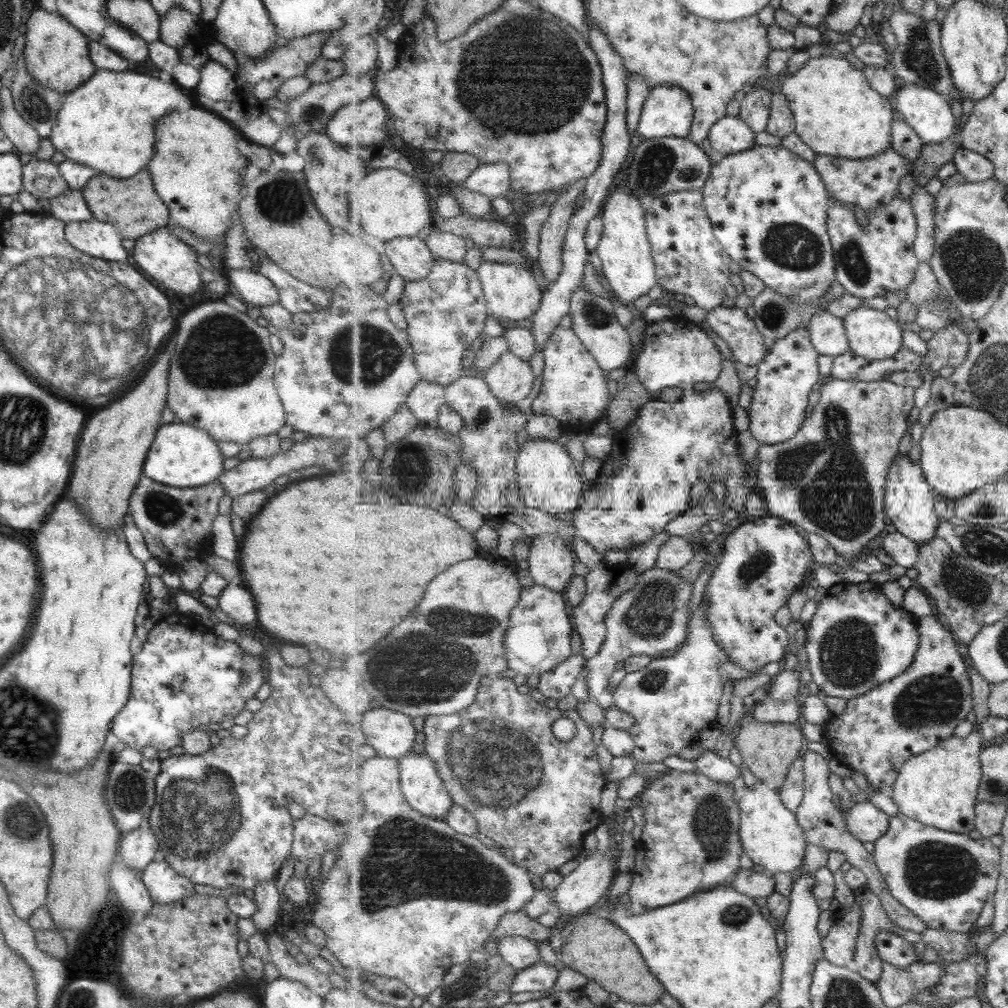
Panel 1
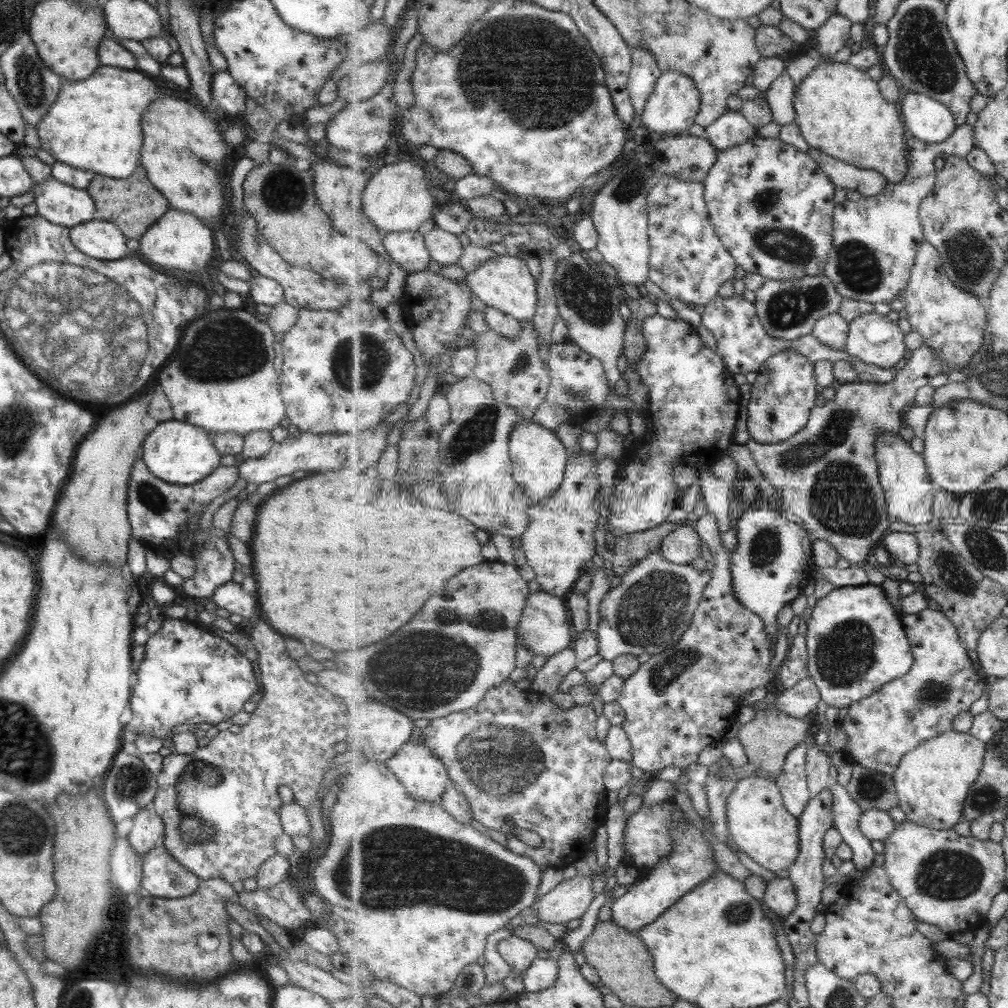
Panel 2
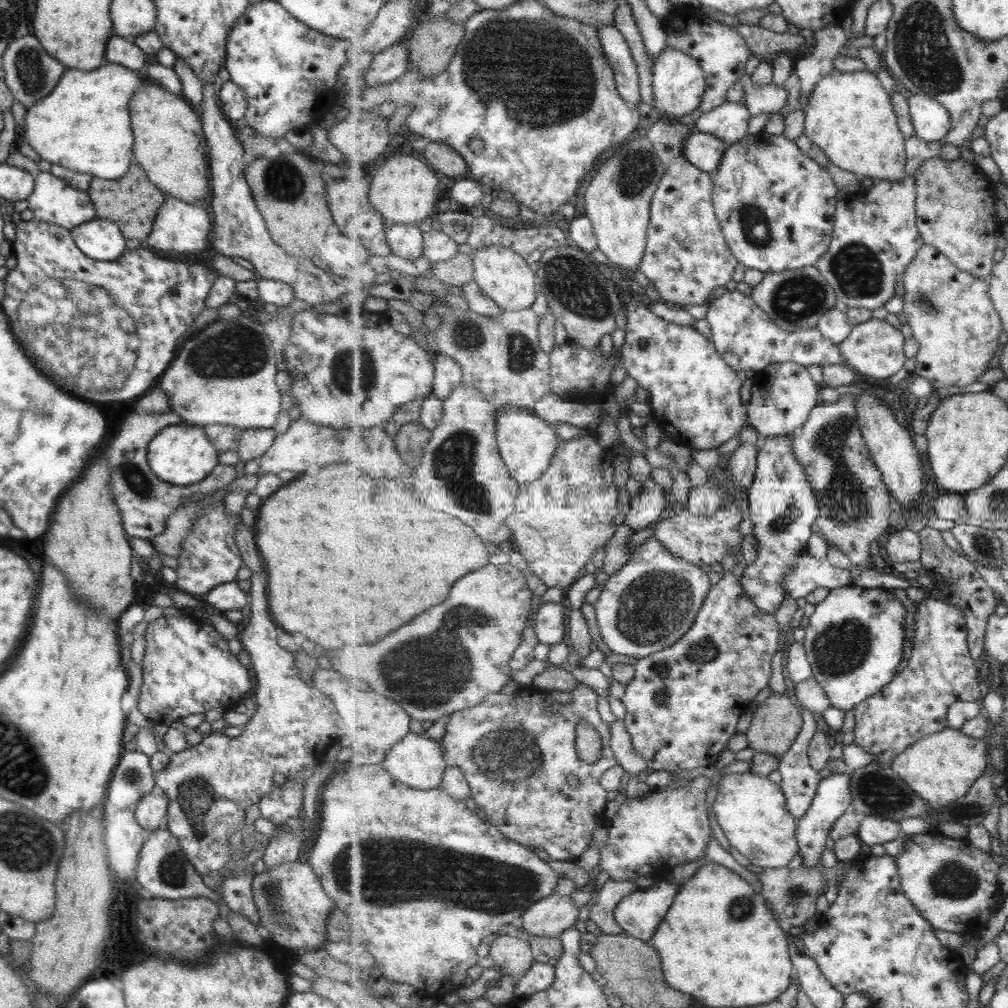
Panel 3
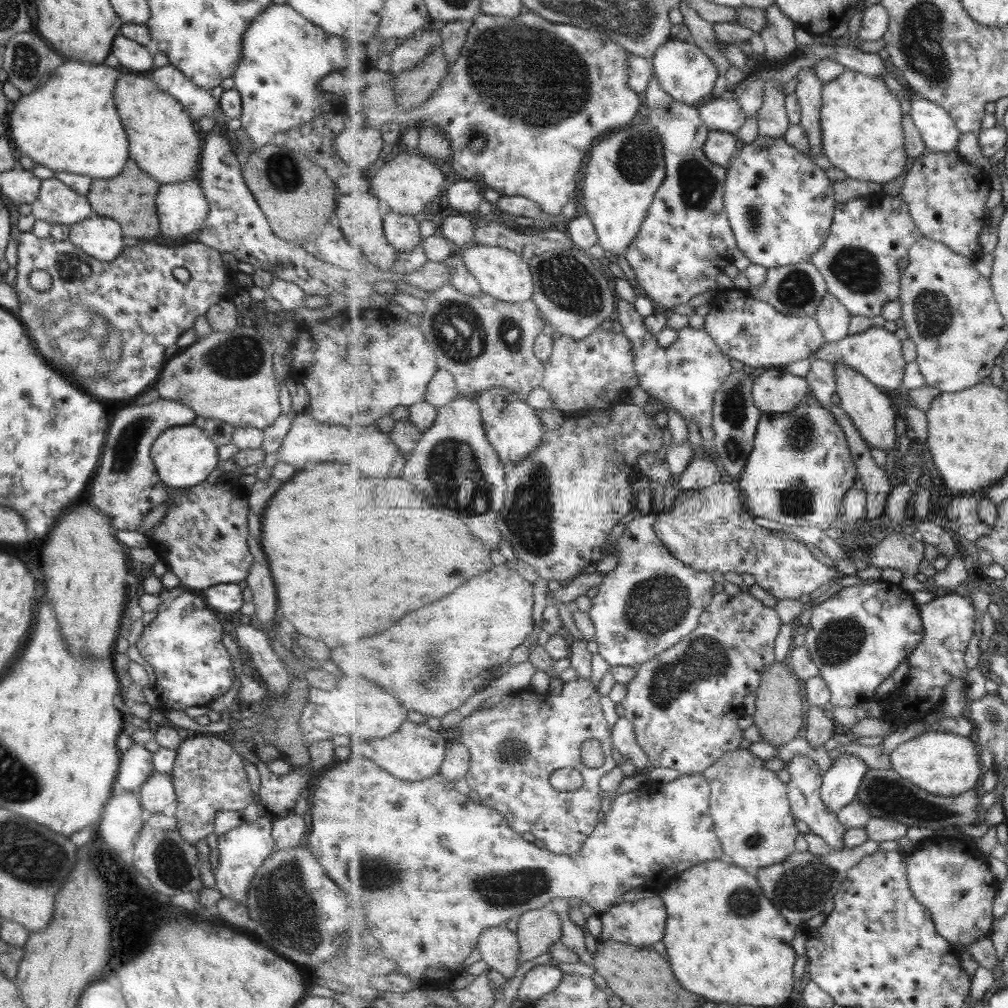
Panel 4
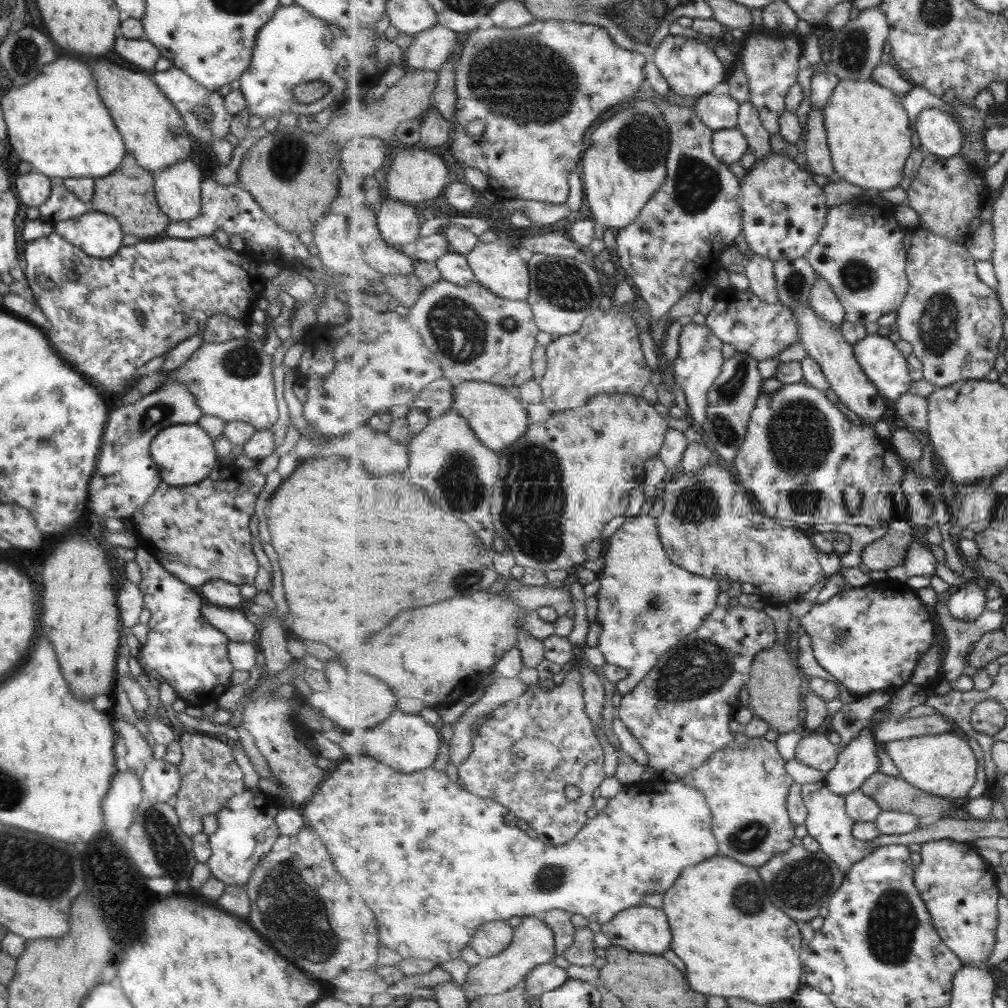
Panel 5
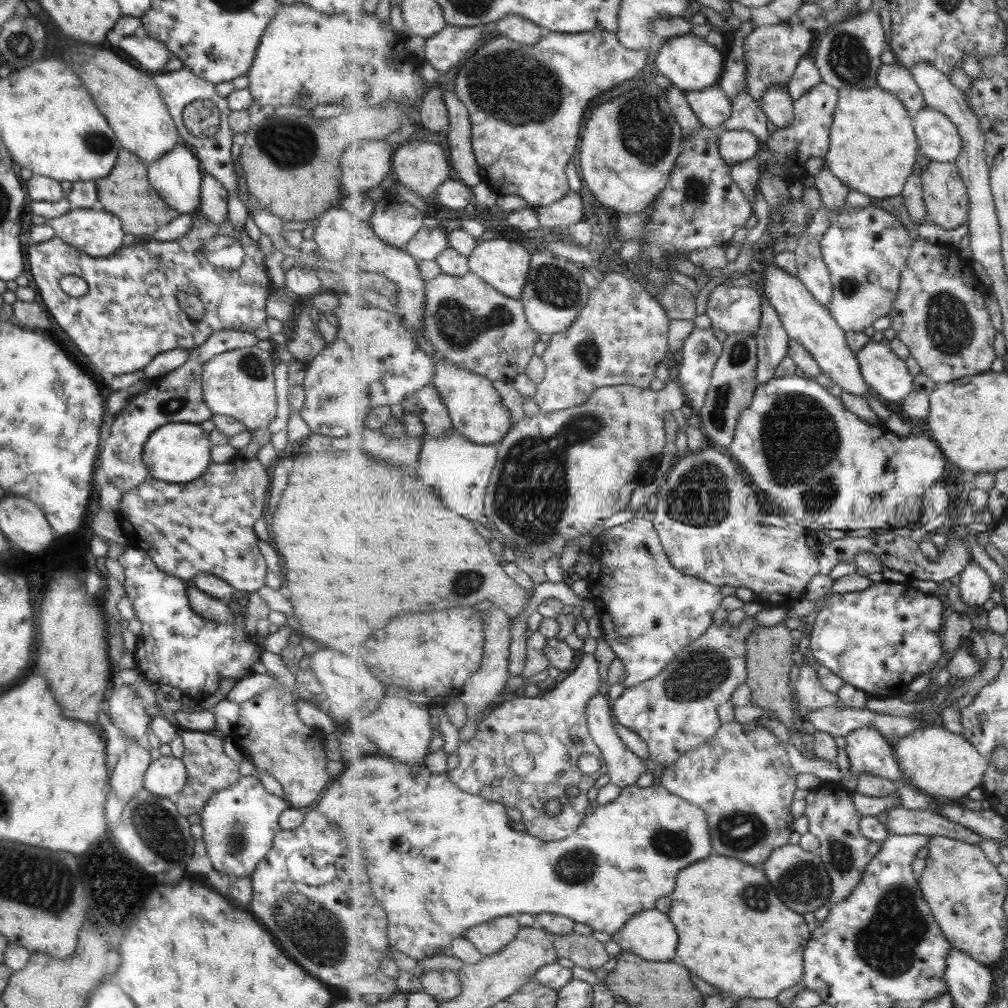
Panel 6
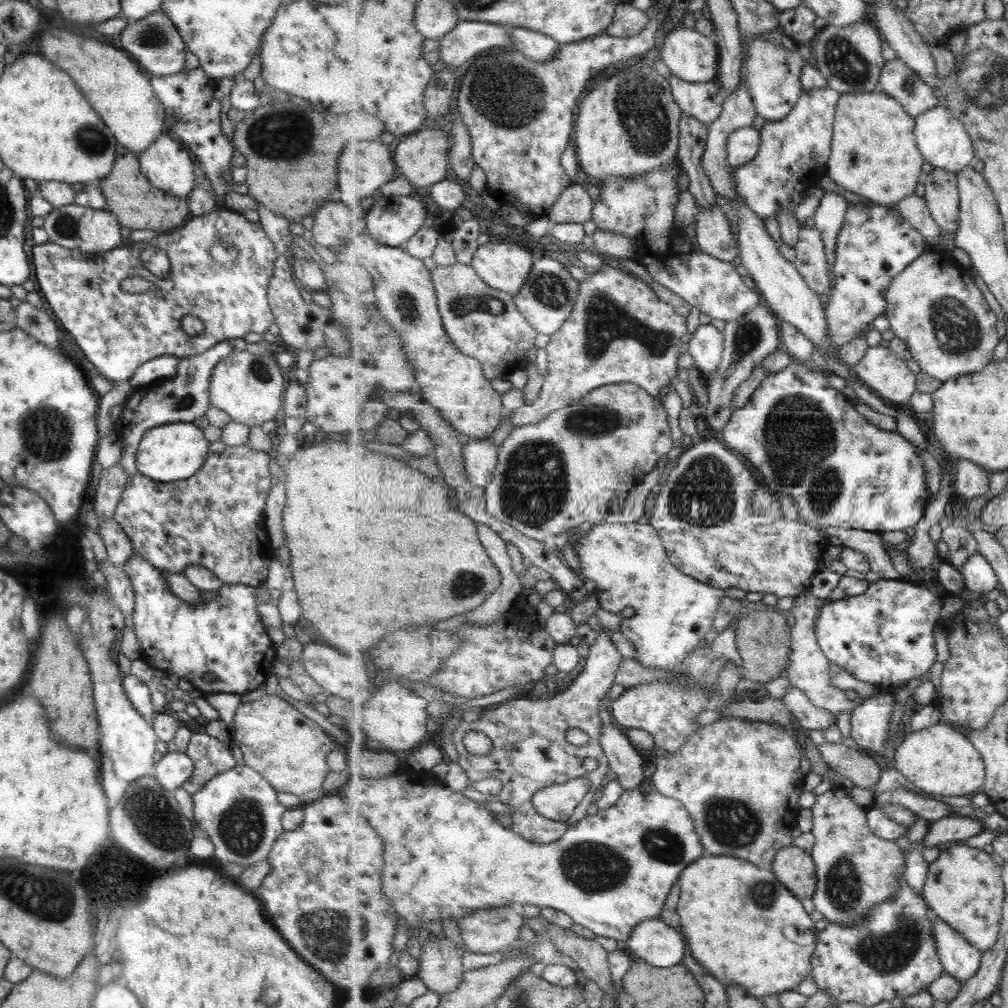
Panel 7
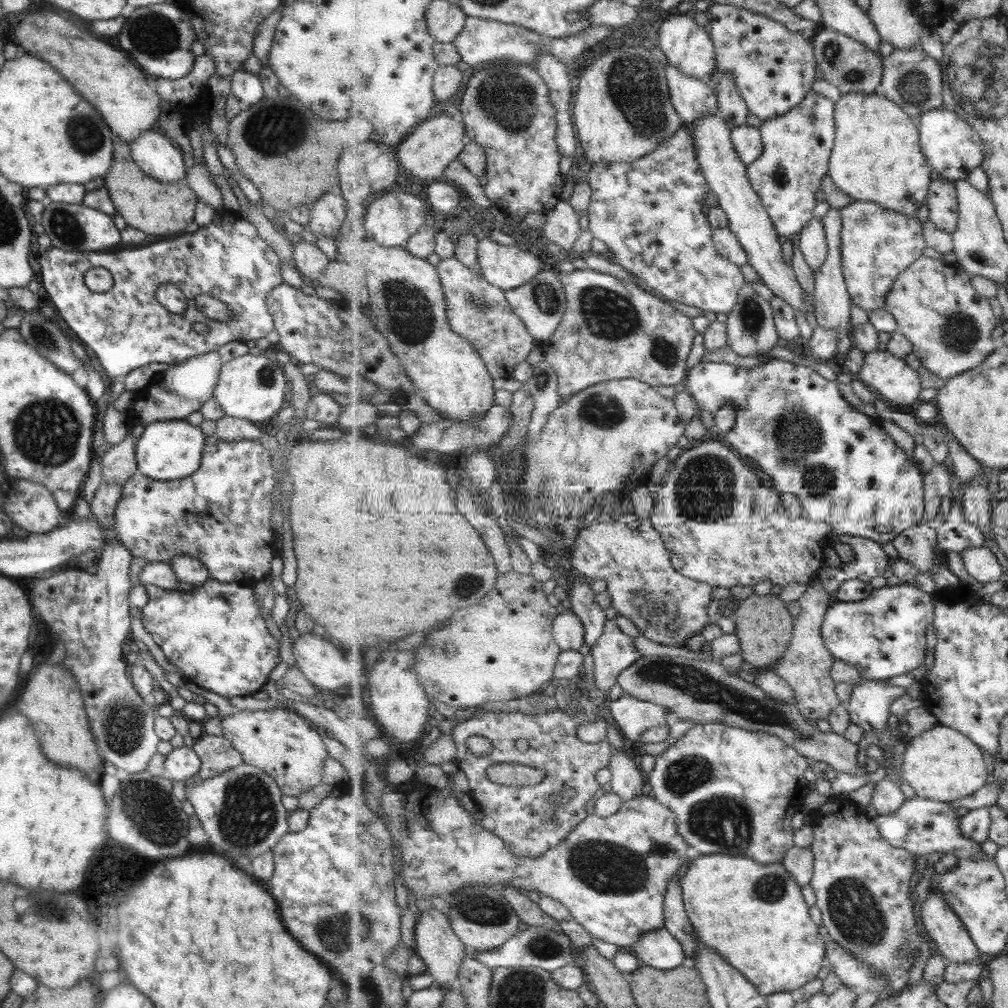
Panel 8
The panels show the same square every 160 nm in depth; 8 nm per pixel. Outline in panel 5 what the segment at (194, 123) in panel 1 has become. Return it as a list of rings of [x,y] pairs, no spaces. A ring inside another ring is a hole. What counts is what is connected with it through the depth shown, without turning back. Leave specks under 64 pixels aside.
[[[95,62],[88,66],[93,66],[99,96],[115,122],[124,150],[134,156],[137,166],[154,174],[189,158],[194,138],[187,134],[180,114],[157,88],[150,73],[123,69],[109,62]]]

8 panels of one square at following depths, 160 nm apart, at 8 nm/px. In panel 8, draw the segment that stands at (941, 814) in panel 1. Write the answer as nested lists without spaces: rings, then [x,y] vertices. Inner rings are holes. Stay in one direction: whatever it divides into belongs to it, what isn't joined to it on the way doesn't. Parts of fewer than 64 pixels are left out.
[[[938,724],[905,742],[900,773],[919,797],[943,802],[959,801],[971,797],[992,781],[991,765],[985,750],[960,730]]]

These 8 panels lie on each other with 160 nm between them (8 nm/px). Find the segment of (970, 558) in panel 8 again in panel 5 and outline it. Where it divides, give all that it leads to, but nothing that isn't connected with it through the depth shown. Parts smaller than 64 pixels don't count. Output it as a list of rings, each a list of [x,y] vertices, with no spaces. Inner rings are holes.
[[[972,580],[967,581],[966,586],[961,589],[951,590],[945,599],[952,617],[968,621],[970,625],[984,613],[987,606],[985,589],[977,586]]]

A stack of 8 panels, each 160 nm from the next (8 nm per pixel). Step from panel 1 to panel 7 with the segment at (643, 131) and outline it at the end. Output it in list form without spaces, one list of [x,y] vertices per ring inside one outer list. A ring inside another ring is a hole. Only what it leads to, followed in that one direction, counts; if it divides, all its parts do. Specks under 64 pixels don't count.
[[[682,24],[671,30],[664,37],[660,58],[672,74],[687,82],[718,82],[720,48],[716,41],[701,34],[695,27],[691,29]]]

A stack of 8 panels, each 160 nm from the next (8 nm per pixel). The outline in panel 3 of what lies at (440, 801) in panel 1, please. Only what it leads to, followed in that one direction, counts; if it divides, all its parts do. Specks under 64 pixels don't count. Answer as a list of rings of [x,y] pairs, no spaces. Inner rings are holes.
[[[424,731],[421,733],[410,732],[403,740],[393,746],[382,765],[399,782],[421,790],[431,790],[442,786],[445,769],[448,768],[444,754],[444,747],[440,745],[439,740],[426,736]]]

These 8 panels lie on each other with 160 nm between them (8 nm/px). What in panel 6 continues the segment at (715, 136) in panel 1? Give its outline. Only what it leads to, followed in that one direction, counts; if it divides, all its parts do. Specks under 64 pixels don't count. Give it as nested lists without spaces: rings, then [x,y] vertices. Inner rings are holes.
[[[719,85],[687,90],[685,96],[705,127],[717,130],[732,117],[732,99]]]

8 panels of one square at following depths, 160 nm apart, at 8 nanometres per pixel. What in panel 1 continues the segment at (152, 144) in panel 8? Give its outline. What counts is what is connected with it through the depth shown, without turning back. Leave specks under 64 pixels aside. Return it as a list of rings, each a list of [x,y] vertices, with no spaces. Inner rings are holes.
[[[161,227],[149,234],[143,234],[134,240],[131,258],[137,264],[137,268],[151,278],[152,283],[163,290],[171,290],[175,294],[189,296],[193,294],[199,284],[199,265],[195,261],[195,251],[182,241],[178,241],[173,235],[169,234],[165,227]]]

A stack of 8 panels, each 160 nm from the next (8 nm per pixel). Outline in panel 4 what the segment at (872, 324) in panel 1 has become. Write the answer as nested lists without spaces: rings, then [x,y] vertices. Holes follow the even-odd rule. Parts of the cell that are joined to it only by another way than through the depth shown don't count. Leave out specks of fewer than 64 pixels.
[[[871,326],[859,334],[848,335],[843,340],[829,342],[825,341],[814,358],[826,360],[827,362],[844,362],[860,371],[868,379],[871,379],[877,387],[892,394],[898,393],[899,388],[904,386],[904,376],[908,367],[908,361],[904,357],[902,340],[897,338],[893,332],[884,327]]]

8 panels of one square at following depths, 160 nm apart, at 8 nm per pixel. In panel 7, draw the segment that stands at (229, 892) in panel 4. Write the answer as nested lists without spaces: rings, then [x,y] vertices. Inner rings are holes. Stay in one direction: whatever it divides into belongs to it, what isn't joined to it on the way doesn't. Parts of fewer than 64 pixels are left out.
[[[235,765],[214,775],[193,795],[194,821],[213,844],[215,860],[243,868],[266,860],[273,842],[284,831],[280,818],[287,809],[275,799],[275,792],[257,771]]]

